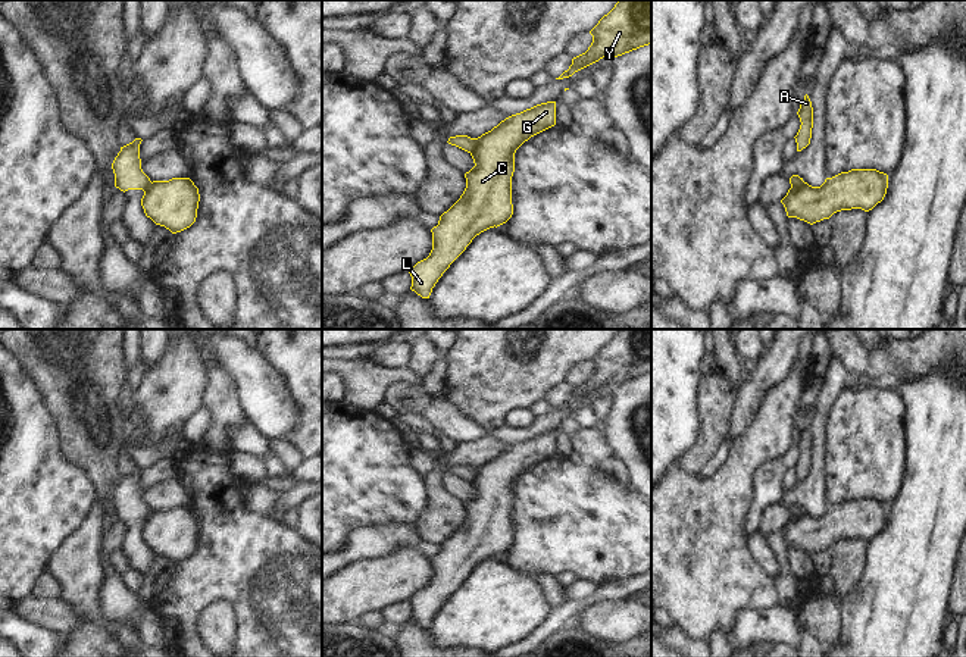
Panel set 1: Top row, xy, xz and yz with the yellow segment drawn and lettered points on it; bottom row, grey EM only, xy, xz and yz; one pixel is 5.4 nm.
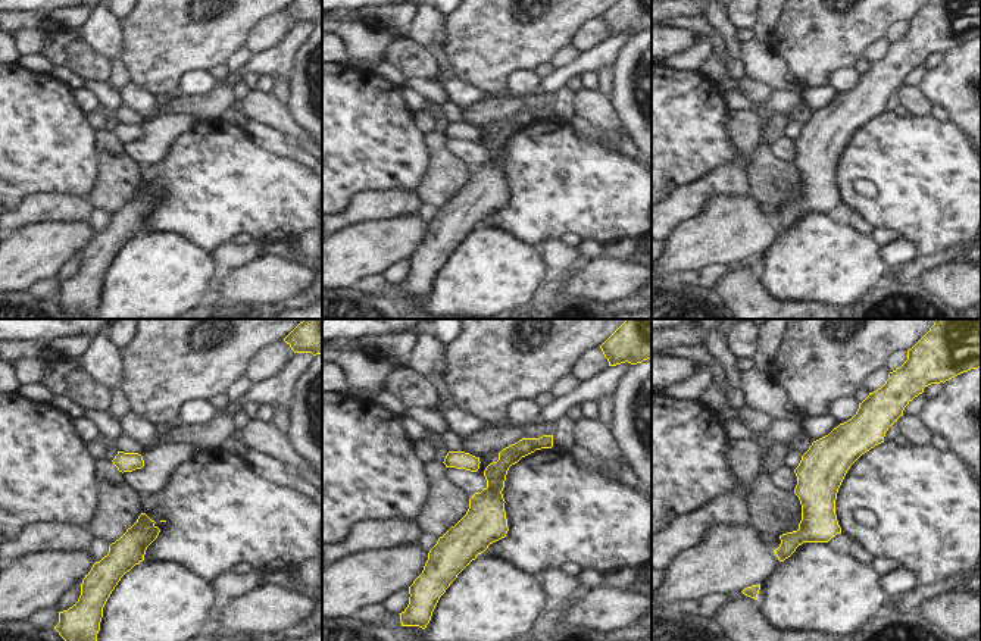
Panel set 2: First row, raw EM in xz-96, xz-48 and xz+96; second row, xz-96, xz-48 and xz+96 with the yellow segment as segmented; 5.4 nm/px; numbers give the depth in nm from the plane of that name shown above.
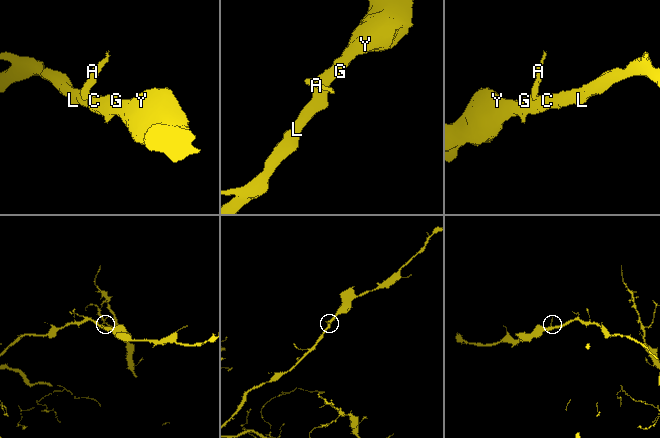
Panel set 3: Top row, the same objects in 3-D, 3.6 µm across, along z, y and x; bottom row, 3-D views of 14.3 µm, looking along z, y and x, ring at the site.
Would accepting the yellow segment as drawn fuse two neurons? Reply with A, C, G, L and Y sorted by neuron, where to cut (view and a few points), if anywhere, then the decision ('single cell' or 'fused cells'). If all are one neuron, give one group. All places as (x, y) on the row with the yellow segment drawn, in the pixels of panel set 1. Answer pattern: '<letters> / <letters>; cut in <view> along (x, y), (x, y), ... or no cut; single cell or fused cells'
A / C G L Y; cut in xz along (477, 138), (469, 152); fused cells

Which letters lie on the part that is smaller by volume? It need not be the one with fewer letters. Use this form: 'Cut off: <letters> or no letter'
Cut off: A

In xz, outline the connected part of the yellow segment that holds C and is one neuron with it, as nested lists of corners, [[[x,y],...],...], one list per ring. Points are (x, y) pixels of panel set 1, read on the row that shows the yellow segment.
[[[547,101],[506,118],[476,138],[471,150],[475,166],[465,173],[463,194],[431,229],[429,256],[409,270],[412,291],[429,298],[438,279],[476,235],[512,218],[515,153],[531,137],[554,125],[556,101]]]

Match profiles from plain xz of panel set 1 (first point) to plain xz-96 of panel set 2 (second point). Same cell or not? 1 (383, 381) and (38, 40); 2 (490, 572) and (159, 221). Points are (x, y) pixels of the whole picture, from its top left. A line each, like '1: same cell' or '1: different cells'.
1: same cell
2: different cells

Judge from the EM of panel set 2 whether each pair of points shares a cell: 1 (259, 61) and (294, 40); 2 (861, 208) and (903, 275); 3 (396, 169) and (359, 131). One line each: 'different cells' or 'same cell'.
1: same cell
2: different cells
3: same cell

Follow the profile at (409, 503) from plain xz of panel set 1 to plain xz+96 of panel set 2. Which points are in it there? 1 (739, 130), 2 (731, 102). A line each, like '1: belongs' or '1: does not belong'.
1: does not belong
2: does not belong

